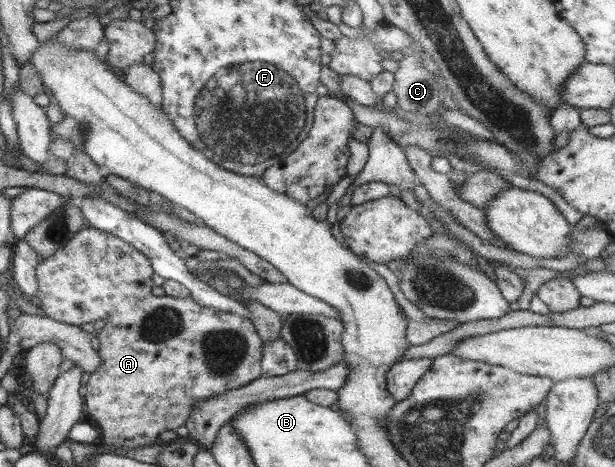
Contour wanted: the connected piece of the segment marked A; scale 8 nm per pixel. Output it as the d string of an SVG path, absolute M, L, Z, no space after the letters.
M83 228L77 231L77 234L71 239L66 247L59 249L49 258L39 261L37 266L37 284L38 297L41 301L39 306L51 319L60 321L61 323L73 324L80 326L82 323L94 323L95 321L105 321L103 330L98 333L99 338L99 357L102 359L101 365L89 376L87 381L87 392L84 397L85 410L87 411L87 419L92 422L100 433L99 445L107 449L137 449L137 447L147 447L152 444L161 443L159 435L163 431L176 431L177 427L186 425L194 403L203 401L208 397L221 395L231 389L251 383L254 379L259 379L262 376L262 354L263 345L256 331L253 322L247 316L214 310L210 307L203 307L197 303L191 296L186 298L174 298L171 296L155 296L151 292L151 287L154 283L151 279L154 270L152 264L144 253L133 249L129 243L125 243L121 239L99 231L94 228Z

